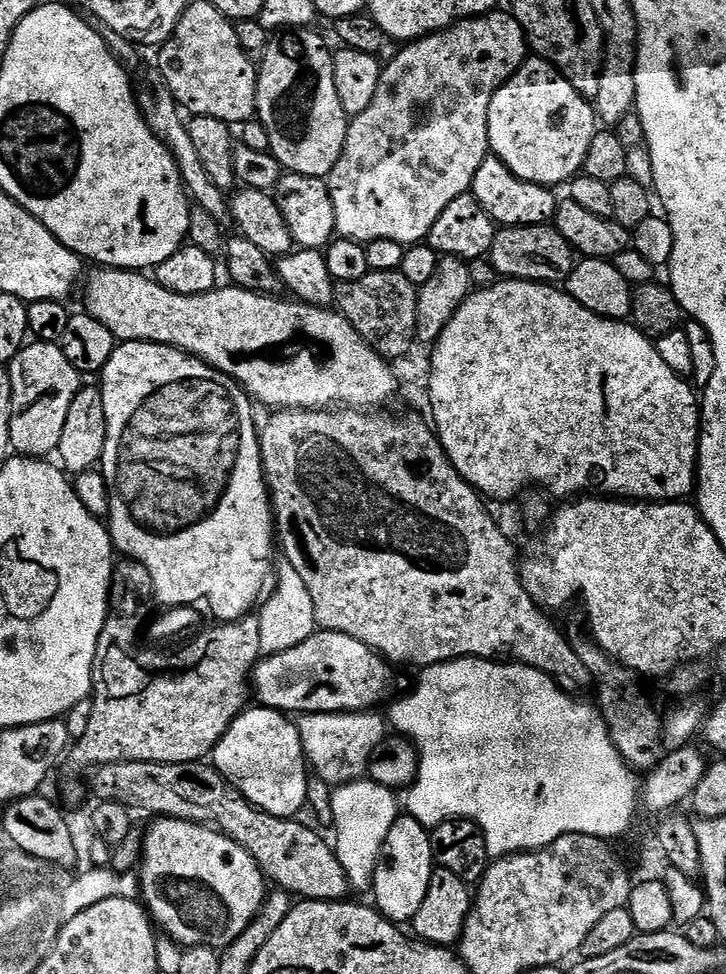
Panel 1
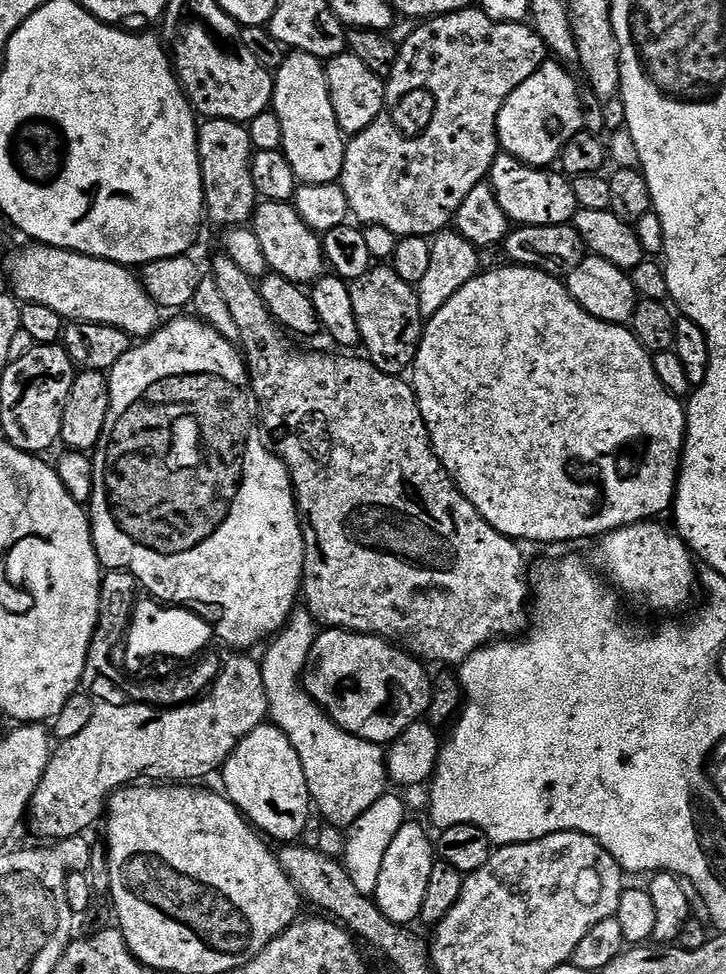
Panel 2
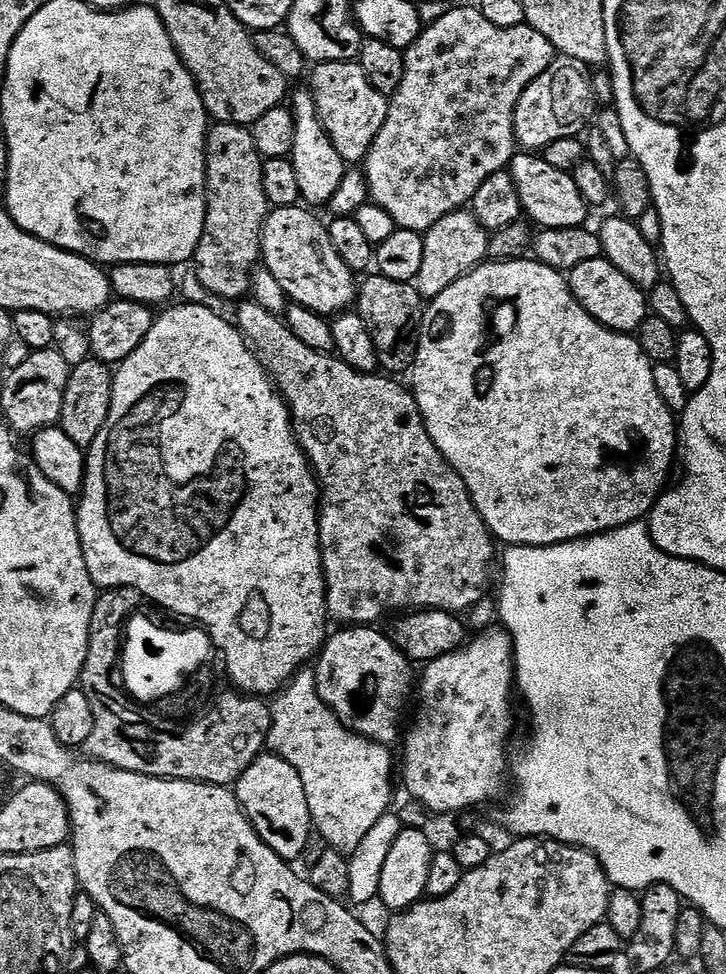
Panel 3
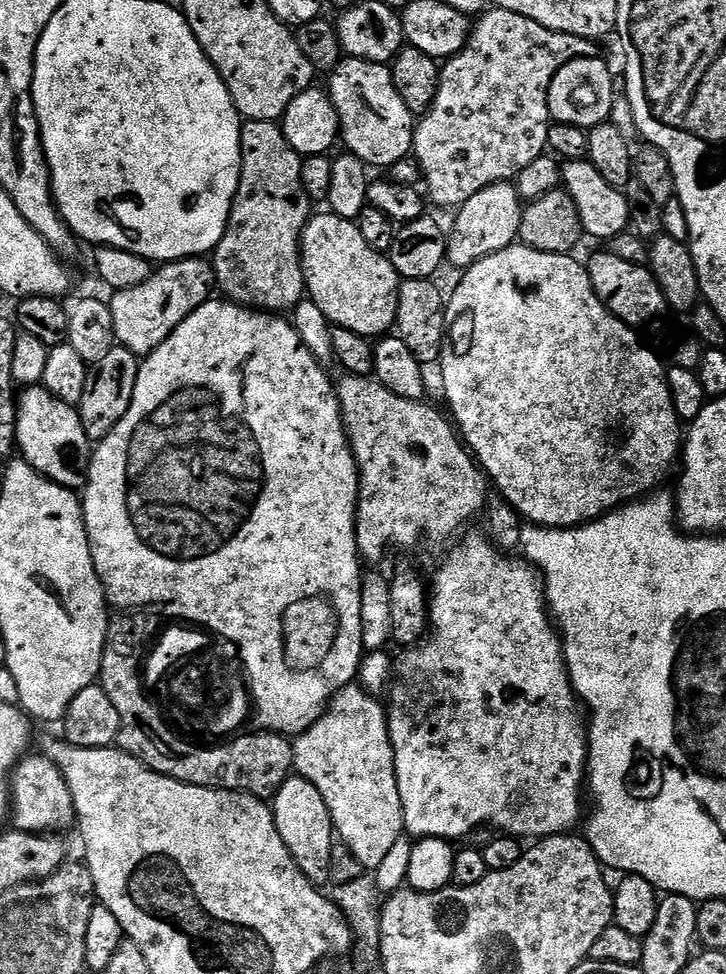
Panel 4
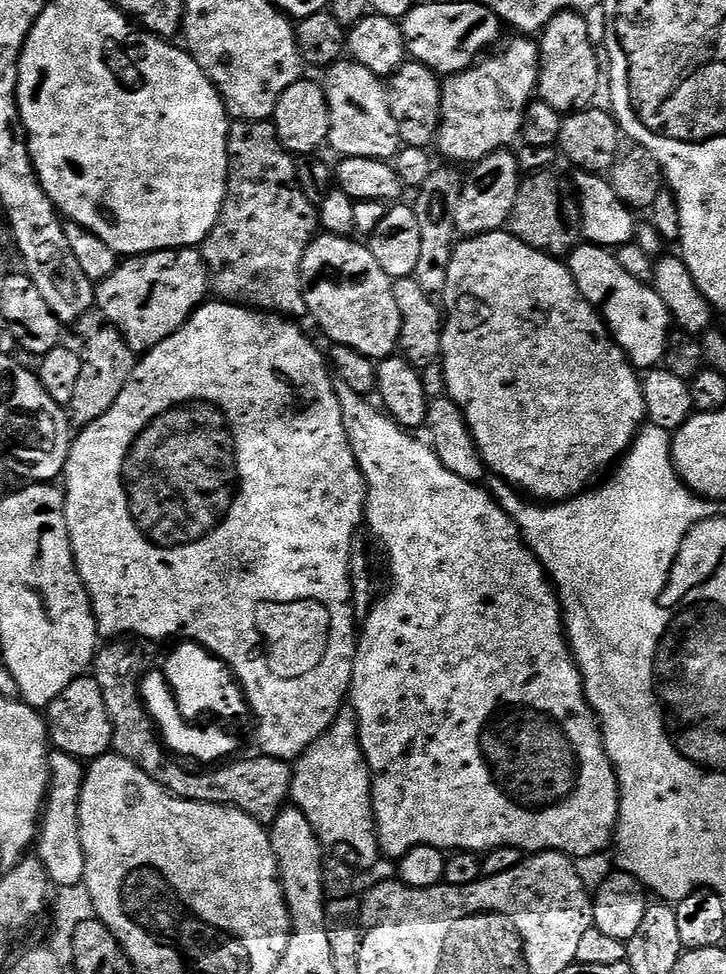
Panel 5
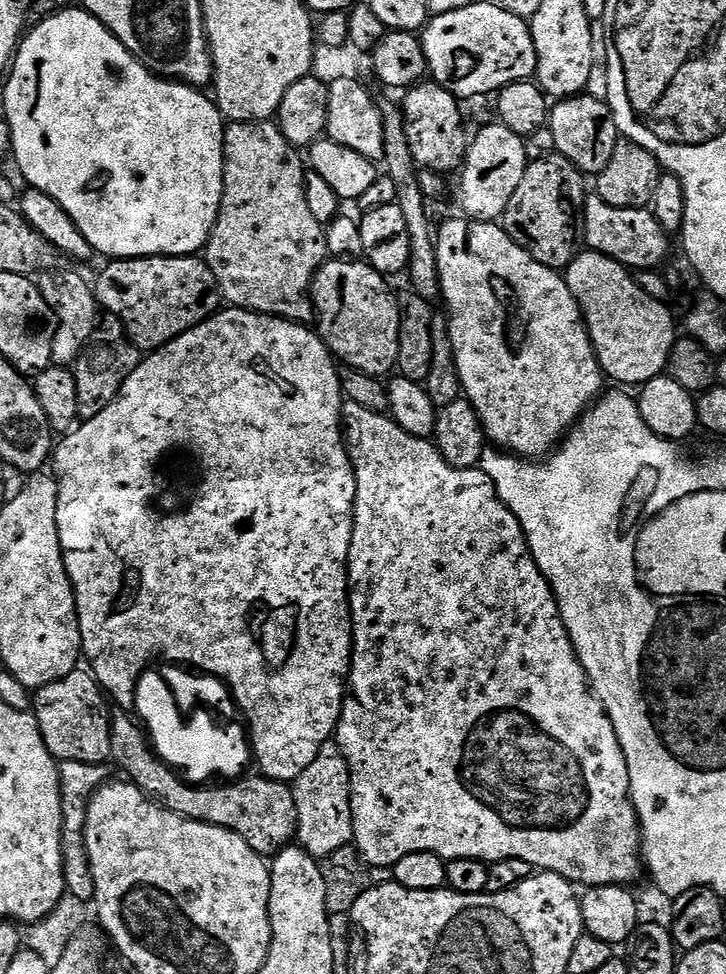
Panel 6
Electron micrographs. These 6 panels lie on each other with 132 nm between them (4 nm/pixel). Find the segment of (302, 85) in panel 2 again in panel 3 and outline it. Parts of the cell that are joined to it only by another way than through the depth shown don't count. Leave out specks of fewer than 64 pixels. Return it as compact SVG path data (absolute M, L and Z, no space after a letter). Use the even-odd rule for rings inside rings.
M304 90L296 97L294 96L291 97L292 104L290 100L290 111L294 118L294 146L290 159L294 173L297 174L300 200L308 206L313 206L312 204L326 206L329 205L332 196L342 183L346 165L342 154L338 154L338 150L334 150L334 142L330 142L330 138L318 118L318 110L311 91Z

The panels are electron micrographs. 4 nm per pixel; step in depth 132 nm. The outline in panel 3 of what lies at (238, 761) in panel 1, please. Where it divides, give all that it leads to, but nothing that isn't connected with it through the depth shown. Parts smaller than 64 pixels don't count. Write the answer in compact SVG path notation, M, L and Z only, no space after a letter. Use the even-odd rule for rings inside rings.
M262 754L242 773L234 785L234 791L236 801L243 807L252 829L260 835L262 842L266 842L266 846L270 846L270 850L274 850L274 854L278 854L283 860L296 862L307 850L308 839L314 836L310 806L306 802L306 790L302 790L302 778L298 778L298 770L294 770L294 766L290 766L290 762L280 756Z

